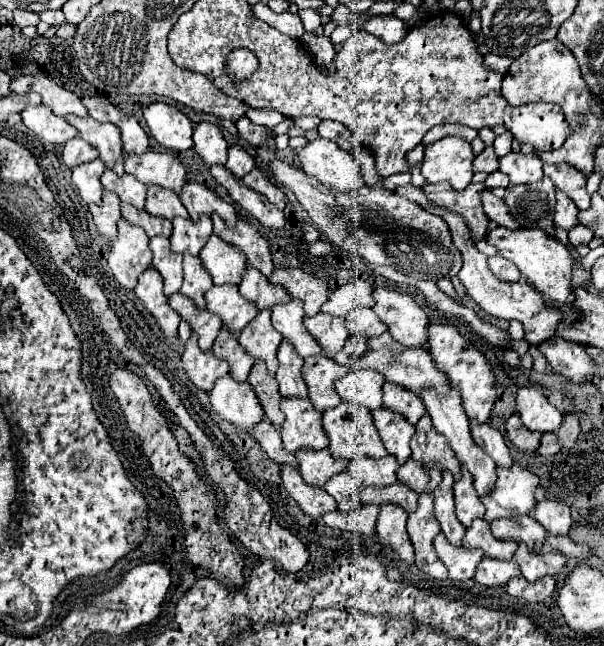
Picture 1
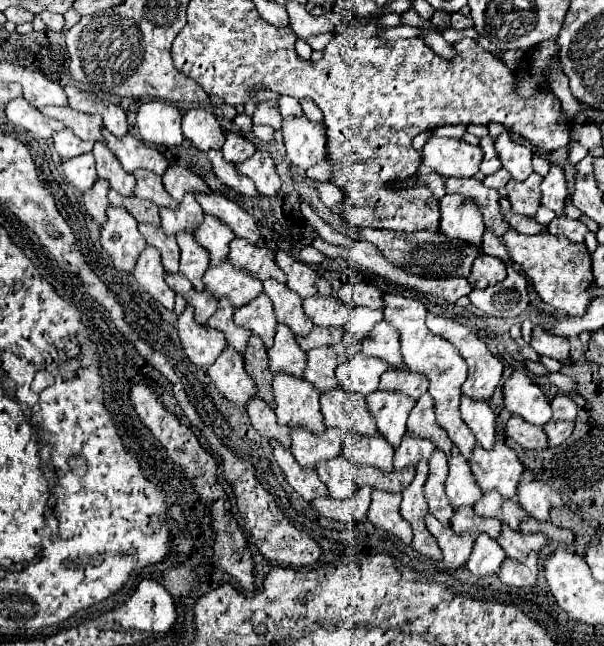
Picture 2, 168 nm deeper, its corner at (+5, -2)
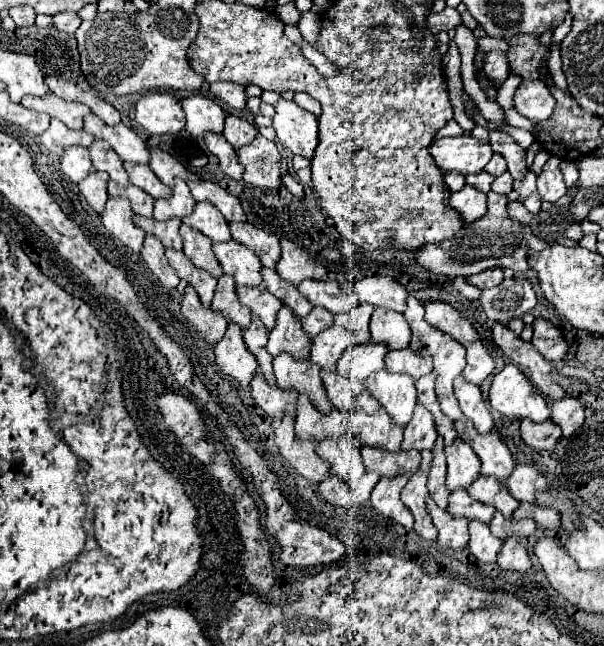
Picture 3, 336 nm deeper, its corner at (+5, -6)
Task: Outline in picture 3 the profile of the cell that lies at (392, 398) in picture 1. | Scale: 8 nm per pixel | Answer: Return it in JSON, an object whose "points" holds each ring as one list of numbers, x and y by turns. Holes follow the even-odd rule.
{"points":[[391,350,385,356,385,368,389,372,407,372,415,378,421,378,429,370,433,370,433,360,431,358,417,358,413,350]]}

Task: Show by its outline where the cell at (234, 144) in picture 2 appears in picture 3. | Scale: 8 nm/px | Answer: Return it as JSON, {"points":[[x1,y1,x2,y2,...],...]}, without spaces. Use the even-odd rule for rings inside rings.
{"points":[[227,114,223,136,233,144,233,148,241,148,241,146,253,142,253,138,257,136,257,128,241,116]]}

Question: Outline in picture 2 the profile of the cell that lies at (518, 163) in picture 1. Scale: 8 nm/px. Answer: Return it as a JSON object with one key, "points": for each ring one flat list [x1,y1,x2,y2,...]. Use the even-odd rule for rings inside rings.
{"points":[[501,134,495,140,495,150,499,154,499,160,503,162,503,168,511,174,513,180,525,180,529,178,529,174,533,174,533,154,529,148,515,144,509,134]]}

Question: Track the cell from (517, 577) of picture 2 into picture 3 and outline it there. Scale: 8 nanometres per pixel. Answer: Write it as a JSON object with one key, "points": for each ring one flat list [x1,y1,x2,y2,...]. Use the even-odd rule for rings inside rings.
{"points":[[509,538,503,542,503,548,497,554,497,564,503,570,519,570,525,572,531,568,531,560,527,554,527,540,525,538]]}

